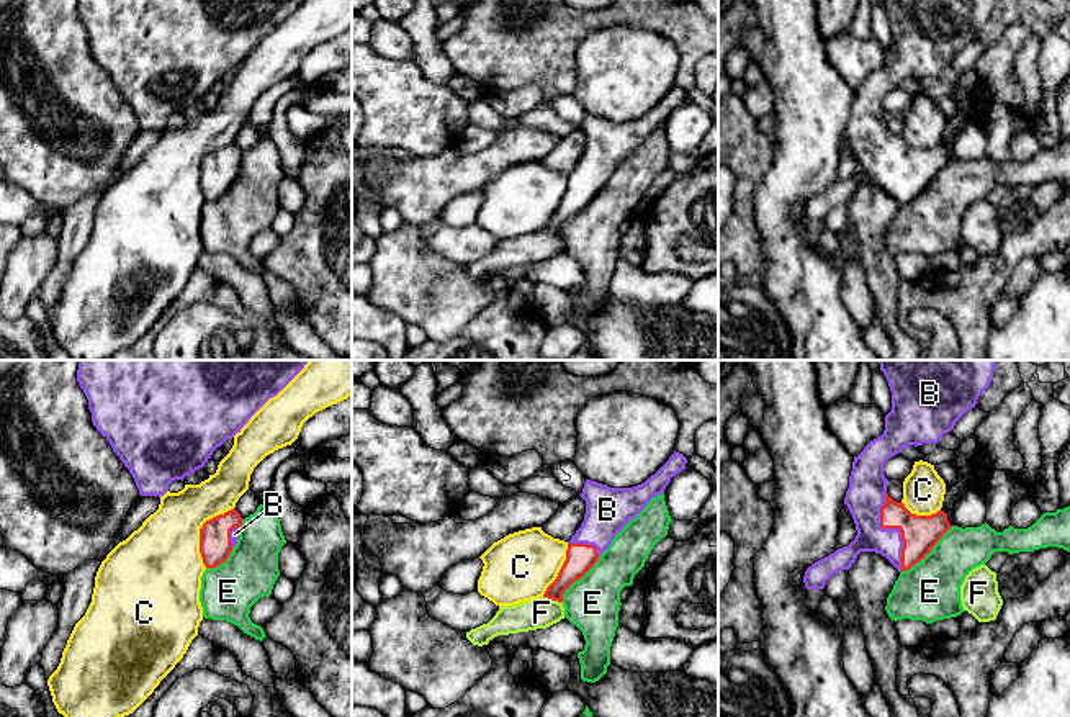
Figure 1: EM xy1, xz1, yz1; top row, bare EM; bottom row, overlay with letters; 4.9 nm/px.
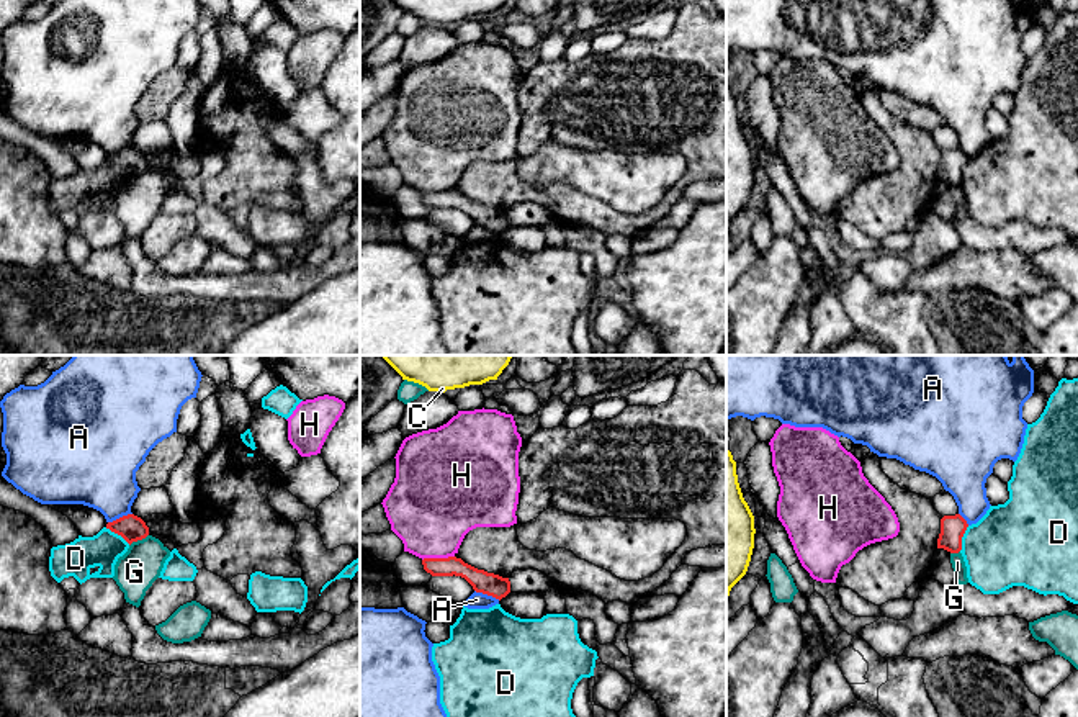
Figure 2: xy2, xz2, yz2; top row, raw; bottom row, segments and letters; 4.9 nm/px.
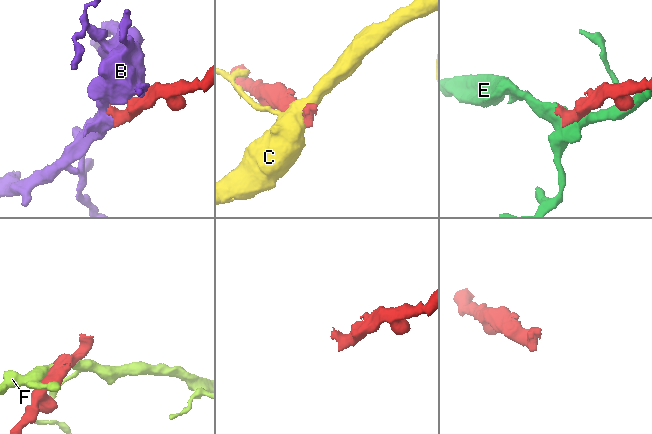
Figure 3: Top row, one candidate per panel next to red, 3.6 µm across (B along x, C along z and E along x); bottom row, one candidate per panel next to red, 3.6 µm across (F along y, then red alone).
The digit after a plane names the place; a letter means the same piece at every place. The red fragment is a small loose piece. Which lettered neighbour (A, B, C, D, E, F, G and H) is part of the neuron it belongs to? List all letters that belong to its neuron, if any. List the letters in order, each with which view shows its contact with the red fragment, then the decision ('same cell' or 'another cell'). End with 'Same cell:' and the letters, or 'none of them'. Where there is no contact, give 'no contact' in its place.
A: xz2 | another cell
B: yz1 | same cell
C: xy1 | another cell
D: yz2 | another cell
E: yz1 | another cell
F: xz1 | another cell
G: xy2 | another cell
H: xz2 | another cell
Same cell: B

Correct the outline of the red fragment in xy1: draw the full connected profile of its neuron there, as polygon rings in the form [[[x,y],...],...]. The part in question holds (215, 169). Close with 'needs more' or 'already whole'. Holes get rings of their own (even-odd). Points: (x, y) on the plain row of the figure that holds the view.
[[[236,142],[219,147],[200,162],[200,187],[206,201],[224,196],[237,177],[242,151]]] | needs more

